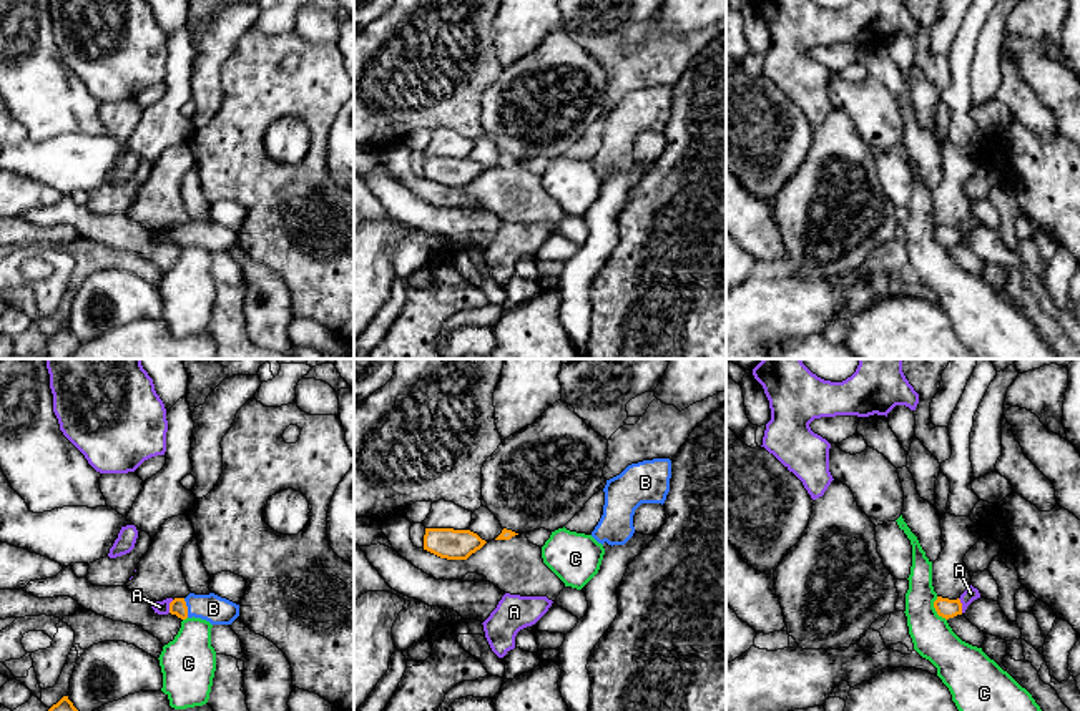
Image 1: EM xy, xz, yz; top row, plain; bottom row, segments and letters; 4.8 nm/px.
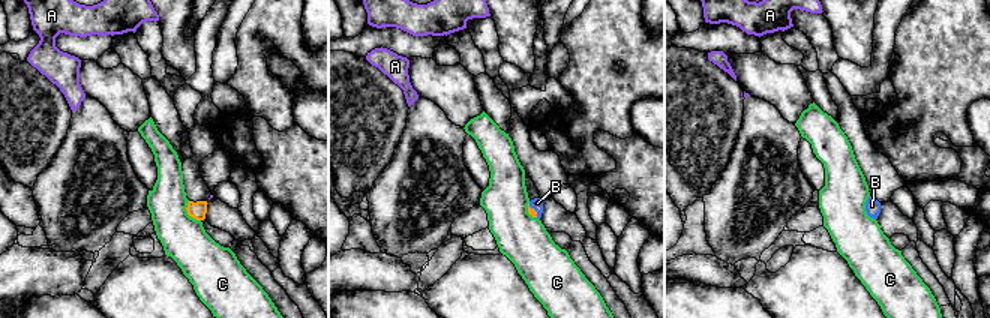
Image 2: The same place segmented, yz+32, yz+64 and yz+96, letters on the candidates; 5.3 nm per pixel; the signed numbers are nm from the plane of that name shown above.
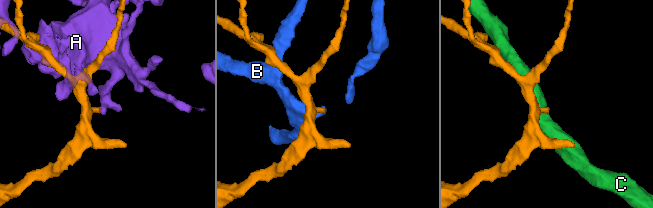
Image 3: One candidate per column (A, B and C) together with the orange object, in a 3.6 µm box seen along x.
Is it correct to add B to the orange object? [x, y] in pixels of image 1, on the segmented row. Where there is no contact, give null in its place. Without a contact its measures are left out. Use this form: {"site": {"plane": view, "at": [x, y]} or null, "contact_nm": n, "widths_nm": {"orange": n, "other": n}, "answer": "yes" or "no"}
{"site": {"plane": "xy", "at": [186, 608]}, "contact_nm": 100, "widths_nm": {"orange": 80, "other": 140}, "answer": "yes"}

